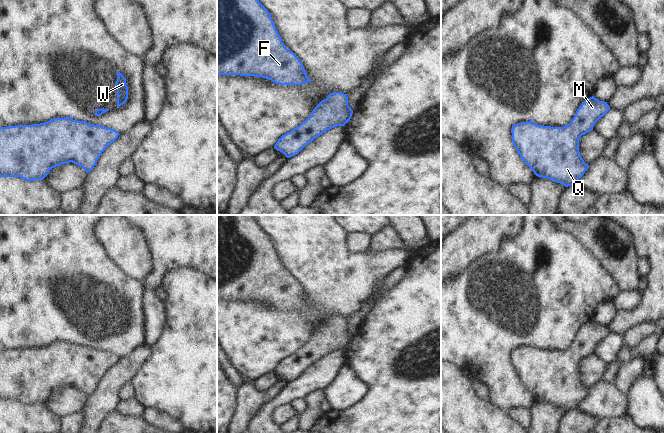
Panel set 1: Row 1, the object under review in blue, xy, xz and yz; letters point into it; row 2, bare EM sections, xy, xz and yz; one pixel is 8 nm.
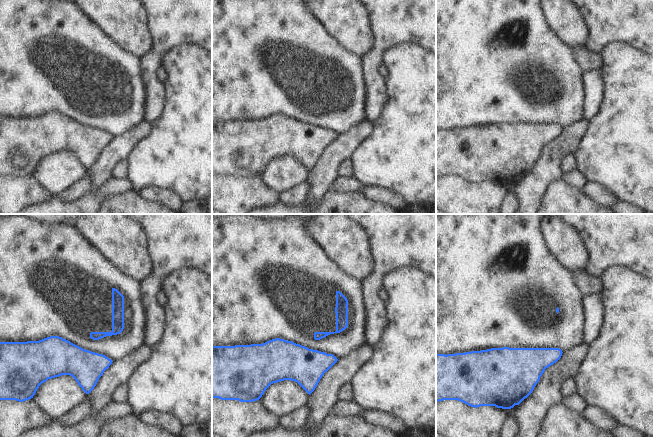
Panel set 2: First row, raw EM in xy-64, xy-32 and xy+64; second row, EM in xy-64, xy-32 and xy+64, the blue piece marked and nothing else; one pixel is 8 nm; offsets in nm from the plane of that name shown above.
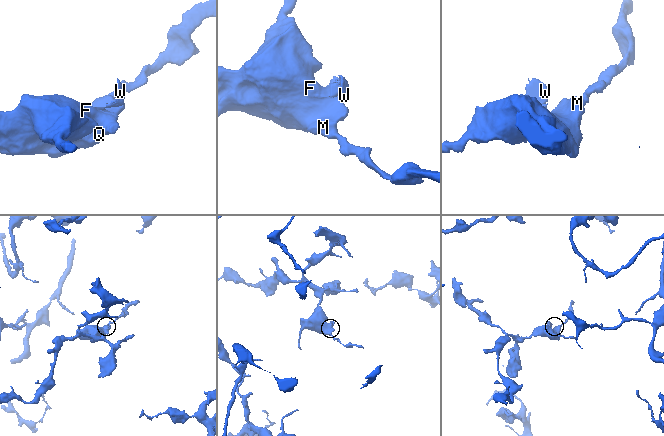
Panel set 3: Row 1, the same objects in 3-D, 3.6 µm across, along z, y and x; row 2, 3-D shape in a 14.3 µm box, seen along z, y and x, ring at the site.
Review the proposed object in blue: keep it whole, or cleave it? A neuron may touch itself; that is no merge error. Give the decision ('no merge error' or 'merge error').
merge error

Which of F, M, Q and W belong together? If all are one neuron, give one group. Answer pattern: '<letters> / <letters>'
F M Q / W

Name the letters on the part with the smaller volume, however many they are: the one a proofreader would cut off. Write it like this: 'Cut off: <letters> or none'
Cut off: W

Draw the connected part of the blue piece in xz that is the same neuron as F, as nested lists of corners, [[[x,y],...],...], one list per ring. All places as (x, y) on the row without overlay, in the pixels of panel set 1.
[[[217,215],[217,299],[262,301],[280,309],[307,307],[307,297],[300,283],[282,266],[271,238],[253,215]]]

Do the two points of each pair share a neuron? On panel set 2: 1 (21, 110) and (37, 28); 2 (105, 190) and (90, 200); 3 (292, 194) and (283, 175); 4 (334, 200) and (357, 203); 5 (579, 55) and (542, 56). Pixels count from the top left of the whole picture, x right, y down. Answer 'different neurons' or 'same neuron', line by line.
1: same neuron
2: same neuron
3: different neurons
4: same neuron
5: different neurons

